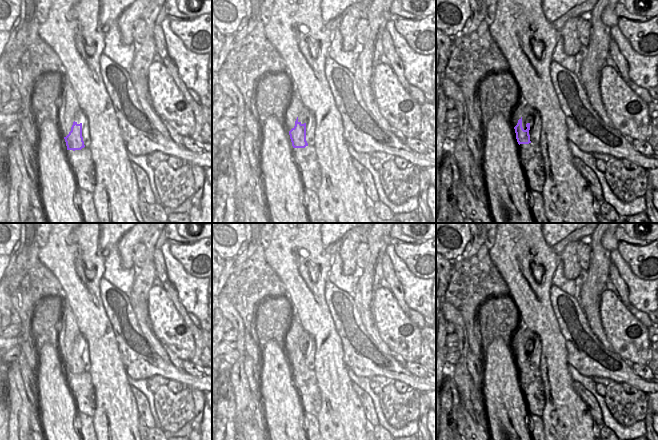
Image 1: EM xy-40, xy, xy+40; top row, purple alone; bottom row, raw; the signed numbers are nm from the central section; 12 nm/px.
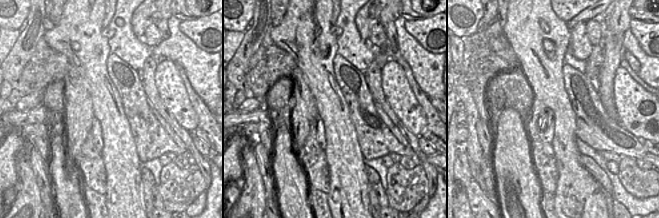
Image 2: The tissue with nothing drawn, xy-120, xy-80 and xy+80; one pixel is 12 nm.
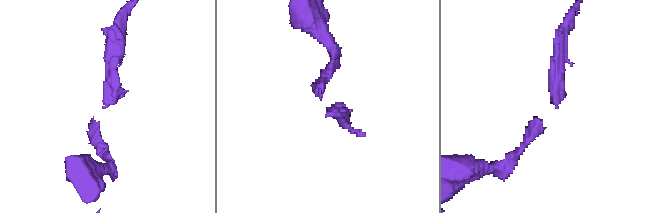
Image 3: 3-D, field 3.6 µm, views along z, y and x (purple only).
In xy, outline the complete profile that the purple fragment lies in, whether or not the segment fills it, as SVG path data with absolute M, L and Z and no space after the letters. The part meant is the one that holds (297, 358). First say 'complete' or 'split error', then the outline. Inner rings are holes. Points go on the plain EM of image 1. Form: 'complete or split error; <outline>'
complete; M298 341L295 345L295 350L289 355L290 363L293 372L305 372L308 370L306 365L306 347L302 348L298 345Z

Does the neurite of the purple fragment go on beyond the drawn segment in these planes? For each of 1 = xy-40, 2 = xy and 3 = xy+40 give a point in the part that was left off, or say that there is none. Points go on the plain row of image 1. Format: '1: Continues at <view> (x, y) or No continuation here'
1: No continuation here
2: No continuation here
3: No continuation here

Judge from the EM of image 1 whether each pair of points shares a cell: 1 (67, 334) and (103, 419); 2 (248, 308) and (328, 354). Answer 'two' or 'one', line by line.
1: two
2: two

